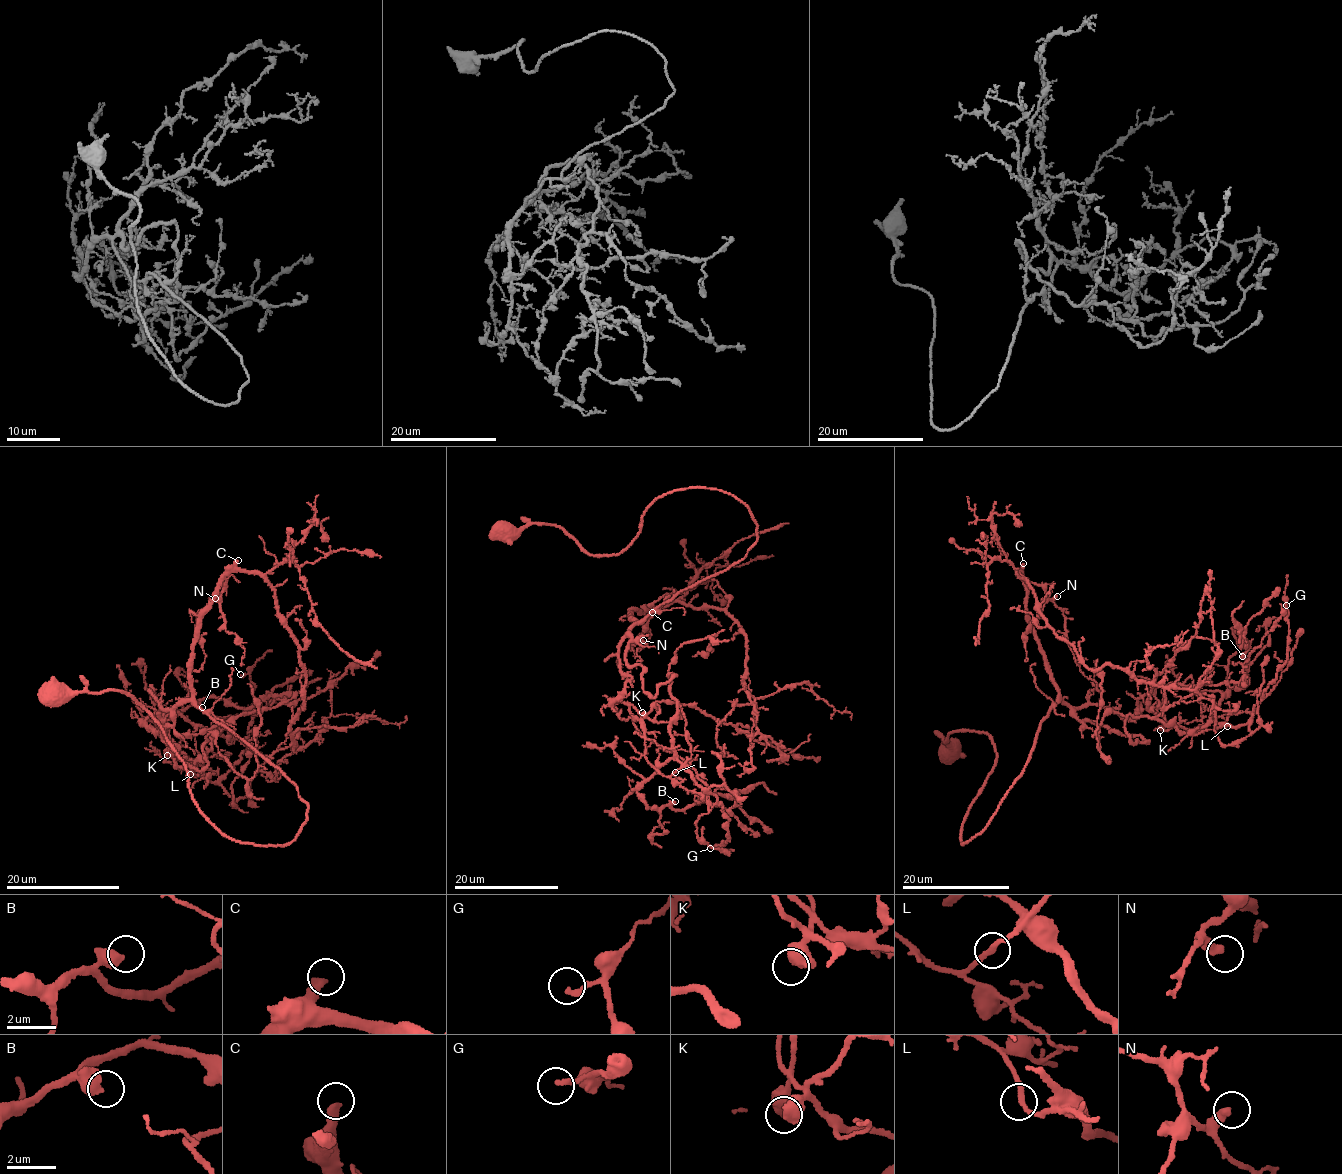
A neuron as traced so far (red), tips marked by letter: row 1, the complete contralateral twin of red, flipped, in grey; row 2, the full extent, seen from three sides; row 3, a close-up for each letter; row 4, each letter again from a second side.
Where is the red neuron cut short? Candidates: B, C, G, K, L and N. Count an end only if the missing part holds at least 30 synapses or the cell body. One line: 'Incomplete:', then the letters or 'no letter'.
Incomplete: C

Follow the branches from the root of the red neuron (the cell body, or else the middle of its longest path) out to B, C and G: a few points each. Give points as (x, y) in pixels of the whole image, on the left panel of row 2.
B: (55, 695), (131, 695), (207, 819), (290, 842), (296, 785), (190, 702), (145, 720), (167, 763), (202, 707)
C: (55, 695), (131, 695), (207, 819), (290, 842), (298, 787), (190, 678), (238, 560)
G: (55, 695), (131, 695), (201, 813), (283, 845), (284, 773), (190, 702), (145, 724), (220, 780), (240, 674)

